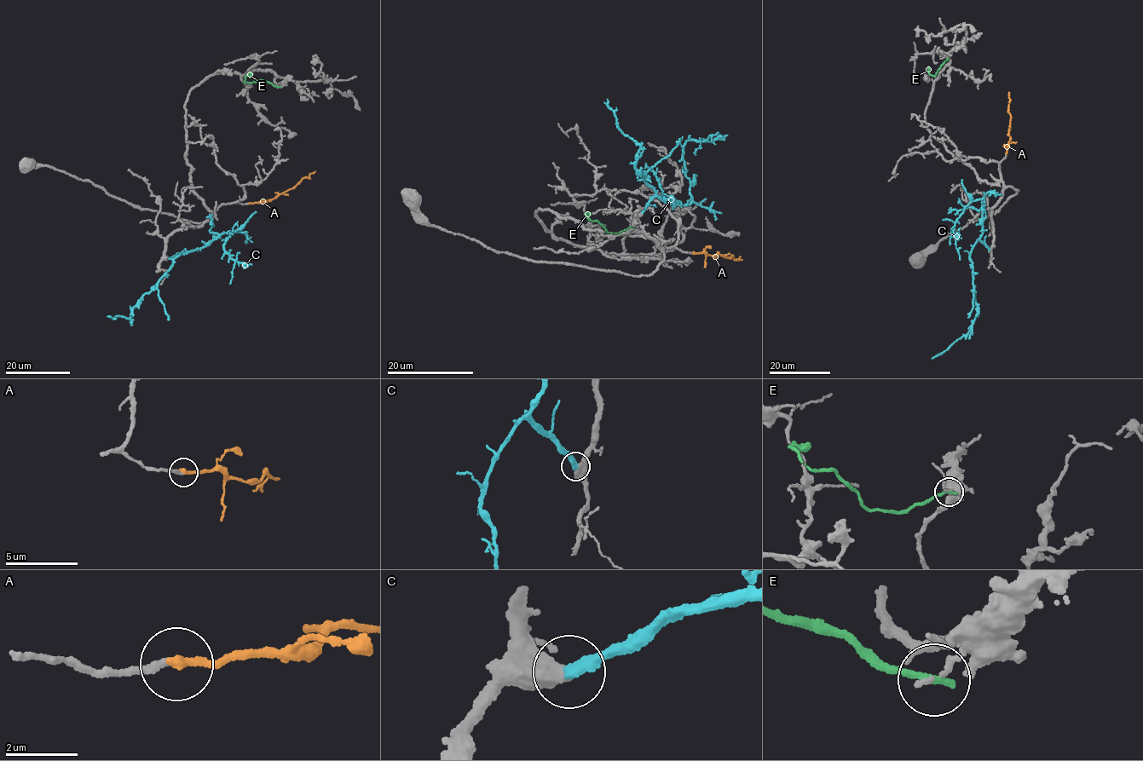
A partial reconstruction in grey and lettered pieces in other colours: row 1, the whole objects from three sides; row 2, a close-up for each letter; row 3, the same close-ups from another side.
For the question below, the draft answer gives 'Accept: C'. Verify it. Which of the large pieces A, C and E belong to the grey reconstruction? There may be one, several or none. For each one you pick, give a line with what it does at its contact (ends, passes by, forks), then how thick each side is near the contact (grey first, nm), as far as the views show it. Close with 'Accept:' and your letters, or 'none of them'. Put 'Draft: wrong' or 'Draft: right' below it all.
C: It ends there. Thickness 600 nm (grey) against 360 nm
Accept: C
Draft: right

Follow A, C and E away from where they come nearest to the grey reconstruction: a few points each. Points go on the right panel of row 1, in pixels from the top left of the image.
A: (1007, 152), (1011, 140), (1008, 92)
C: (989, 249), (978, 239), (969, 256), (977, 307), (972, 326), (968, 334), (931, 358)
E: (947, 59), (934, 76), (929, 72), (928, 67)

